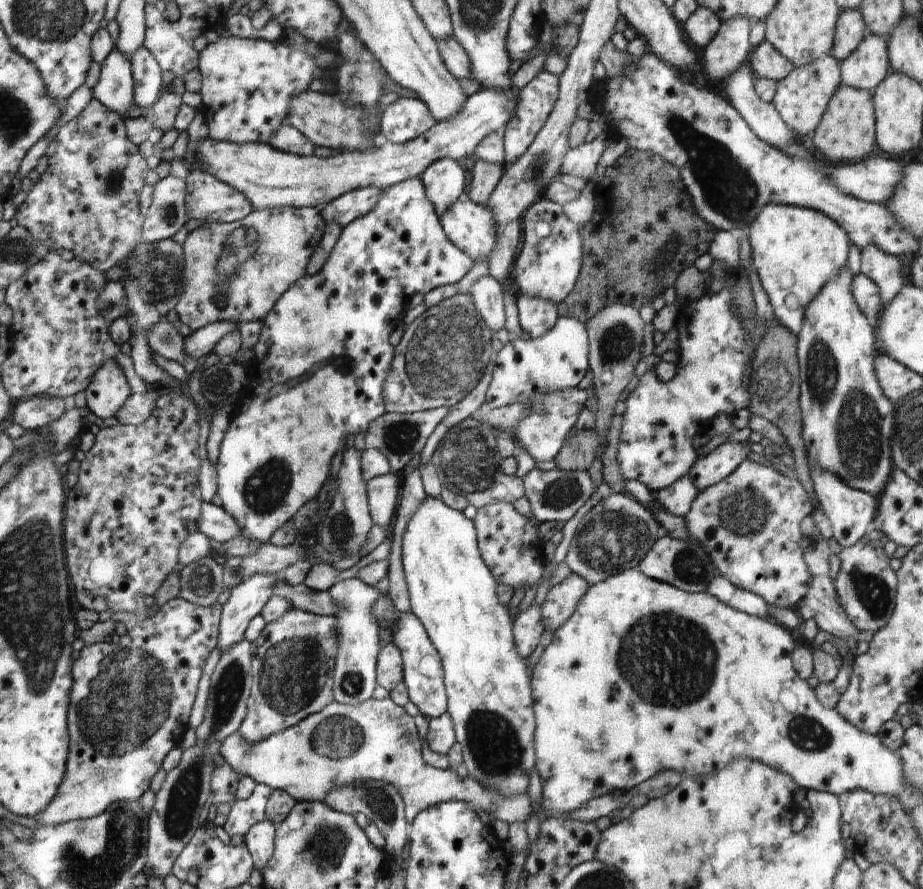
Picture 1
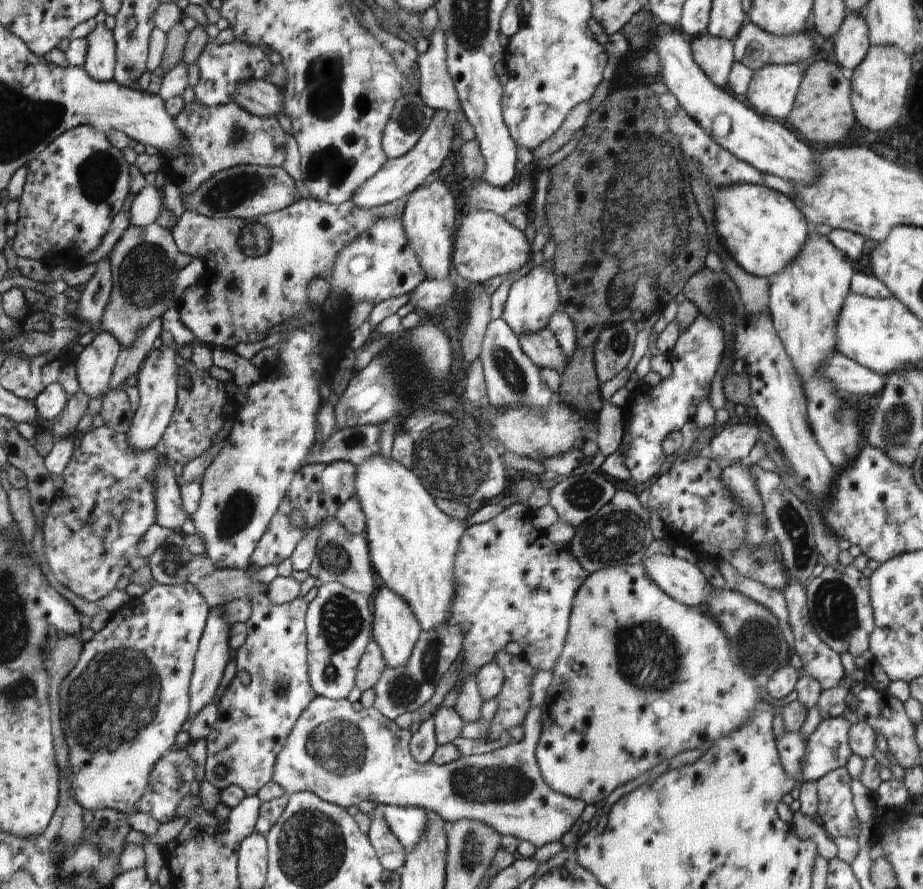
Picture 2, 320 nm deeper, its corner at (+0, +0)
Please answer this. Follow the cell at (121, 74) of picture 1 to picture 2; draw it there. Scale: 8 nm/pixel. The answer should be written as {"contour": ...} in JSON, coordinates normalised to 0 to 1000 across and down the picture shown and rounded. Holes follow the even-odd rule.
{"contour":[[[105,26],[92,44],[95,45],[93,70],[89,75],[106,92],[124,91],[126,76],[126,45],[113,26]]]}

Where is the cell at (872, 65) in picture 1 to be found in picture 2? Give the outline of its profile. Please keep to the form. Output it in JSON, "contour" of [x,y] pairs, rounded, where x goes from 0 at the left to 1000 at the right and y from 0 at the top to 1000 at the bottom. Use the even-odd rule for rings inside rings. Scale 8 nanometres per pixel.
{"contour":[[[919,16],[912,25],[912,31],[902,43],[908,73],[918,79],[925,76],[938,65],[943,56],[941,29],[936,18],[931,16]]]}

